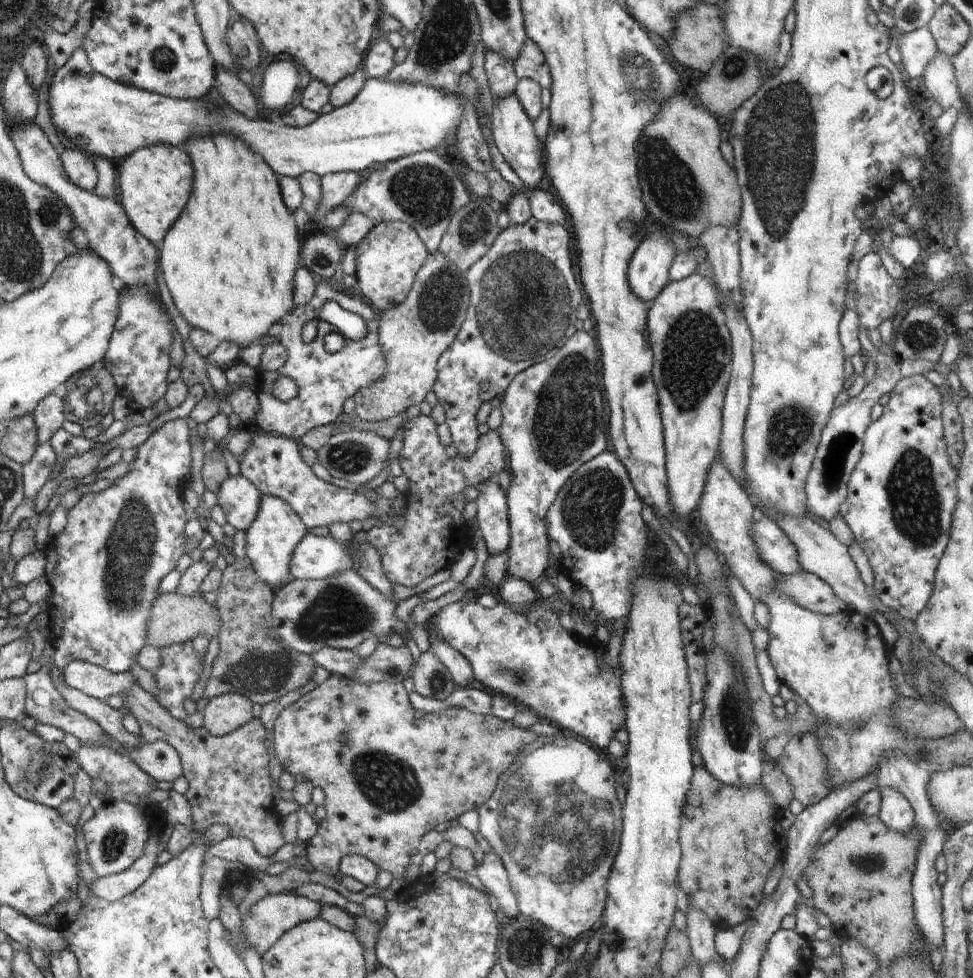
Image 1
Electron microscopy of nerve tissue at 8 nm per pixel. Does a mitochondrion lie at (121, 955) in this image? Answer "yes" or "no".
yes

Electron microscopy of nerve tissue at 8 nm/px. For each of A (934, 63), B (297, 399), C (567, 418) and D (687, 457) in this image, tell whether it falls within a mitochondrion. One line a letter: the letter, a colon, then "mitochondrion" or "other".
A: other
B: other
C: mitochondrion
D: other

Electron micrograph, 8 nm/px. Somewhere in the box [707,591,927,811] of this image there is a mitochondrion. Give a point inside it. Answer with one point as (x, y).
(737, 726)

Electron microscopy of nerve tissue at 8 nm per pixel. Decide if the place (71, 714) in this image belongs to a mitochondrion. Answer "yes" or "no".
no

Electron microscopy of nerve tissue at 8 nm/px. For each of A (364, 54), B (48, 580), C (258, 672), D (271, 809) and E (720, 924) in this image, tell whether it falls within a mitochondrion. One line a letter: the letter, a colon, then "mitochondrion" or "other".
A: other
B: other
C: mitochondrion
D: other
E: other

